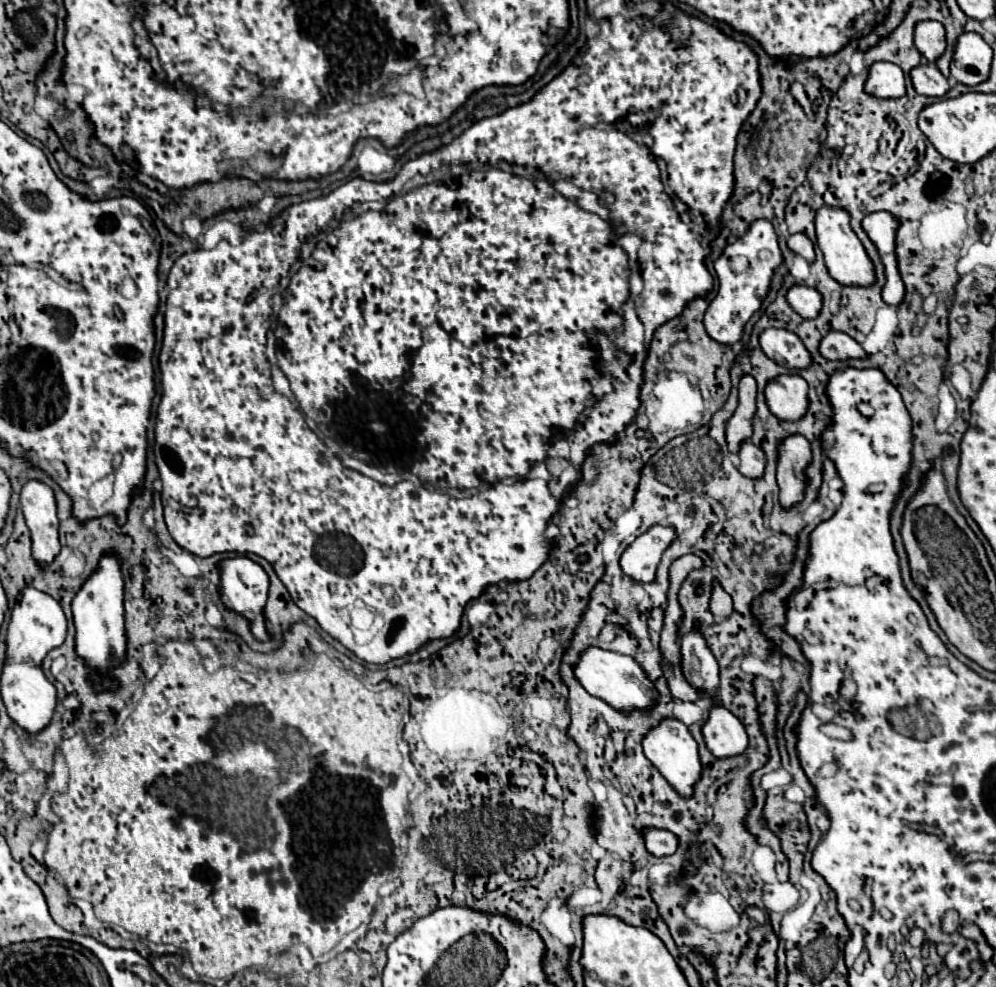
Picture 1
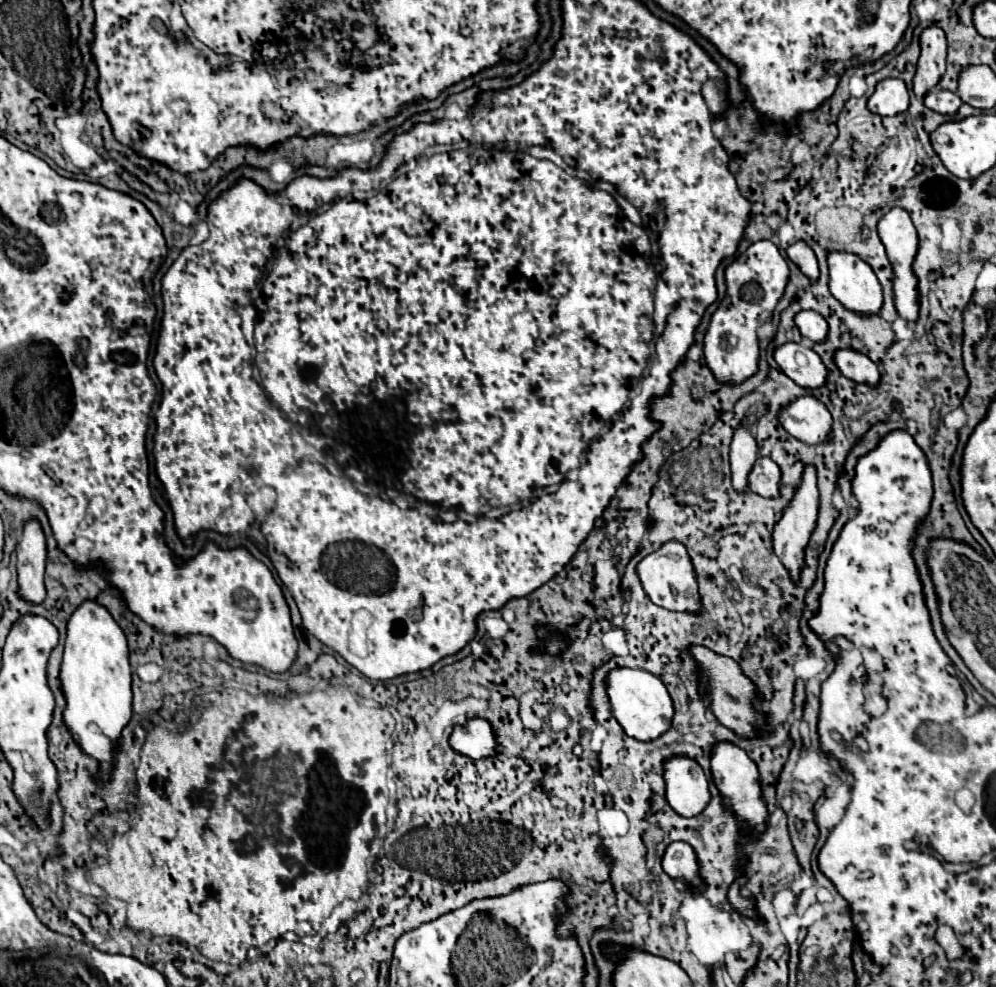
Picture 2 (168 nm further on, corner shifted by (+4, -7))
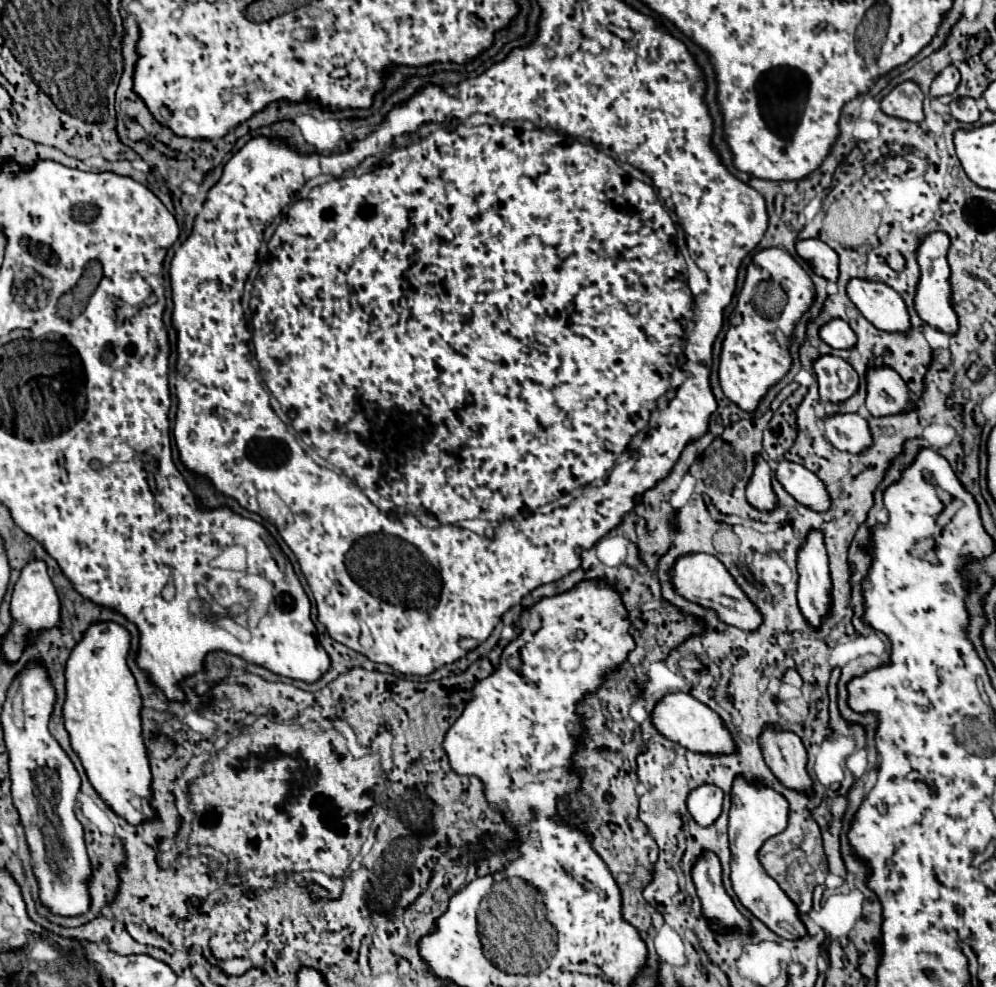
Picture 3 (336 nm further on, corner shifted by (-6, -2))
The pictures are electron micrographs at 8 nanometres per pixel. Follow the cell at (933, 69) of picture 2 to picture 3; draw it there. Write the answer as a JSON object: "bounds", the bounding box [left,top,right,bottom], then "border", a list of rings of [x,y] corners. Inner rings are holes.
{"bounds":[931,65,961,97],"border":[[[949,65],[945,71],[941,71],[935,81],[931,83],[931,95],[933,97],[941,97],[941,95],[953,95],[955,89],[959,87],[959,81],[961,81],[961,75],[959,71]]]}

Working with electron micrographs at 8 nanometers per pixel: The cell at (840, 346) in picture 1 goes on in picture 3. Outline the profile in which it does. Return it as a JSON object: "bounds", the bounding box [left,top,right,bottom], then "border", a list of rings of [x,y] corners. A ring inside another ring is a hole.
{"bounds":[867,367,917,417],"border":[[[875,367],[867,373],[867,413],[887,417],[917,407],[907,383],[889,367]]]}

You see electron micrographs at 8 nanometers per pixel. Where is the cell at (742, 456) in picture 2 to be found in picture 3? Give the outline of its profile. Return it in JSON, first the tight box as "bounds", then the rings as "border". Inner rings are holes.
{"bounds":[747,455,779,511],"border":[[[757,455],[755,473],[747,485],[747,501],[759,511],[773,511],[779,505],[771,487],[771,463],[763,455]]]}

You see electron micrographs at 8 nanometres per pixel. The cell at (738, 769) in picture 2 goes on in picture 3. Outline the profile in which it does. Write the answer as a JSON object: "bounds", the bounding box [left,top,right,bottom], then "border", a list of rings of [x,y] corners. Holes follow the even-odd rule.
{"bounds":[729,777,807,939],"border":[[[743,777],[735,779],[731,791],[731,811],[729,811],[729,845],[731,845],[731,881],[735,895],[739,901],[757,917],[761,919],[773,933],[783,939],[801,939],[807,935],[807,929],[799,917],[797,905],[785,895],[785,891],[771,879],[759,859],[757,851],[769,837],[785,831],[787,827],[787,813],[789,803],[783,795],[773,791],[771,787],[757,787]]]}

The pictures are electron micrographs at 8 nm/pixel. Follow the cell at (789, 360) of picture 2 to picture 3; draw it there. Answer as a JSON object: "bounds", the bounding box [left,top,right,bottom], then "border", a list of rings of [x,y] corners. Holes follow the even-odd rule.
{"bounds":[815,357,859,403],"border":[[[819,357],[815,361],[815,373],[819,381],[819,395],[823,401],[843,403],[859,389],[859,375],[849,363],[839,357]]]}

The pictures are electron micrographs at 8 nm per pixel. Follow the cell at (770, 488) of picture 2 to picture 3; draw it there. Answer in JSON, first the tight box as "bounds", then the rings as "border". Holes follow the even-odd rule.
{"bounds":[775,459,831,511],"border":[[[781,459],[775,469],[775,475],[801,505],[813,511],[827,511],[827,507],[831,505],[831,497],[825,483],[805,467]]]}

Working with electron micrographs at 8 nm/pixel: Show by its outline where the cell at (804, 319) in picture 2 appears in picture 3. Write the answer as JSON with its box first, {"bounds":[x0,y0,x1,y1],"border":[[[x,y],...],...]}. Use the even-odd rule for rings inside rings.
{"bounds":[821,319,857,349],"border":[[[833,319],[831,323],[827,323],[825,327],[821,327],[821,339],[831,345],[831,347],[837,347],[837,349],[851,349],[855,347],[857,339],[855,339],[855,333],[851,331],[851,327],[841,321],[841,319]]]}

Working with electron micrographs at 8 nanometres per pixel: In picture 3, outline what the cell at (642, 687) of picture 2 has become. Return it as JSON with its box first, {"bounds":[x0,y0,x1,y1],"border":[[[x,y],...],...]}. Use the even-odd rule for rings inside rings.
{"bounds":[653,693,737,755],"border":[[[671,693],[663,701],[657,703],[653,711],[653,723],[659,729],[661,735],[665,735],[671,741],[677,741],[679,745],[701,753],[701,755],[731,755],[737,751],[731,731],[727,731],[727,725],[723,719],[705,703],[697,701],[695,697],[687,693]]]}

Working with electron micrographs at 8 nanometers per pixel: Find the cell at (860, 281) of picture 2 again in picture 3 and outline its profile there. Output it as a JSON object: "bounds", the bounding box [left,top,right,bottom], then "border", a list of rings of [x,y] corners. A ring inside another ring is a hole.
{"bounds":[847,279,911,333],"border":[[[851,279],[847,285],[847,295],[863,313],[863,317],[877,329],[887,333],[907,333],[911,329],[905,301],[885,283]]]}

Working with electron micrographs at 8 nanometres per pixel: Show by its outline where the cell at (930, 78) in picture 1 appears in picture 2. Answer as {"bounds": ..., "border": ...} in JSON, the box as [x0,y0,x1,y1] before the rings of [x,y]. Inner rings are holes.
{"bounds":[923,90,963,114],"border":[[[933,90],[933,92],[929,92],[929,96],[923,98],[923,102],[927,108],[941,112],[941,114],[955,114],[959,110],[959,106],[963,104],[961,98],[949,90]]]}

